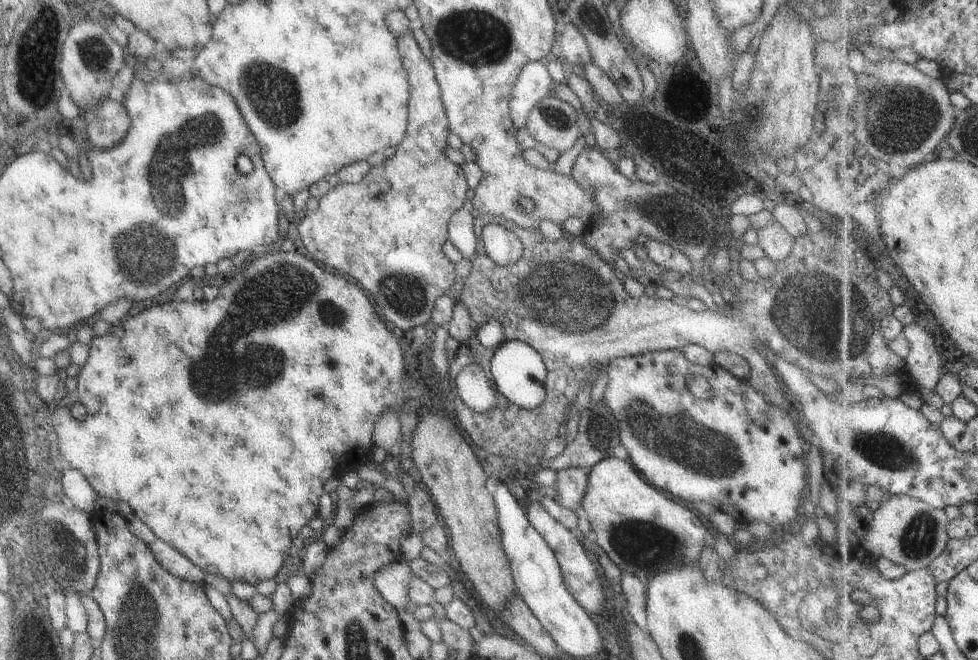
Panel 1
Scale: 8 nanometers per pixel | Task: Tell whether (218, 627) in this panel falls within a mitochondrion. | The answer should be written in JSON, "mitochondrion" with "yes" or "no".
{"mitochondrion":"no"}

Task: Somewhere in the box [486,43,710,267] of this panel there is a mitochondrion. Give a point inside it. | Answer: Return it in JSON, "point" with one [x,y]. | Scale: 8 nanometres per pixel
{"point":[677,218]}

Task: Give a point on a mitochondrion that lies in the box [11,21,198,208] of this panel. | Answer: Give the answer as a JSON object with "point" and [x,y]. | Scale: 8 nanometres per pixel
{"point":[39,49]}

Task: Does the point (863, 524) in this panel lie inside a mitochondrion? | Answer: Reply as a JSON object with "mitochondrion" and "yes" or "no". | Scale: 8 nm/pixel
{"mitochondrion":"no"}

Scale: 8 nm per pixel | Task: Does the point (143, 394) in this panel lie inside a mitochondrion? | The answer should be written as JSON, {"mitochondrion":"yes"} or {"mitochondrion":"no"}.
{"mitochondrion":"no"}

